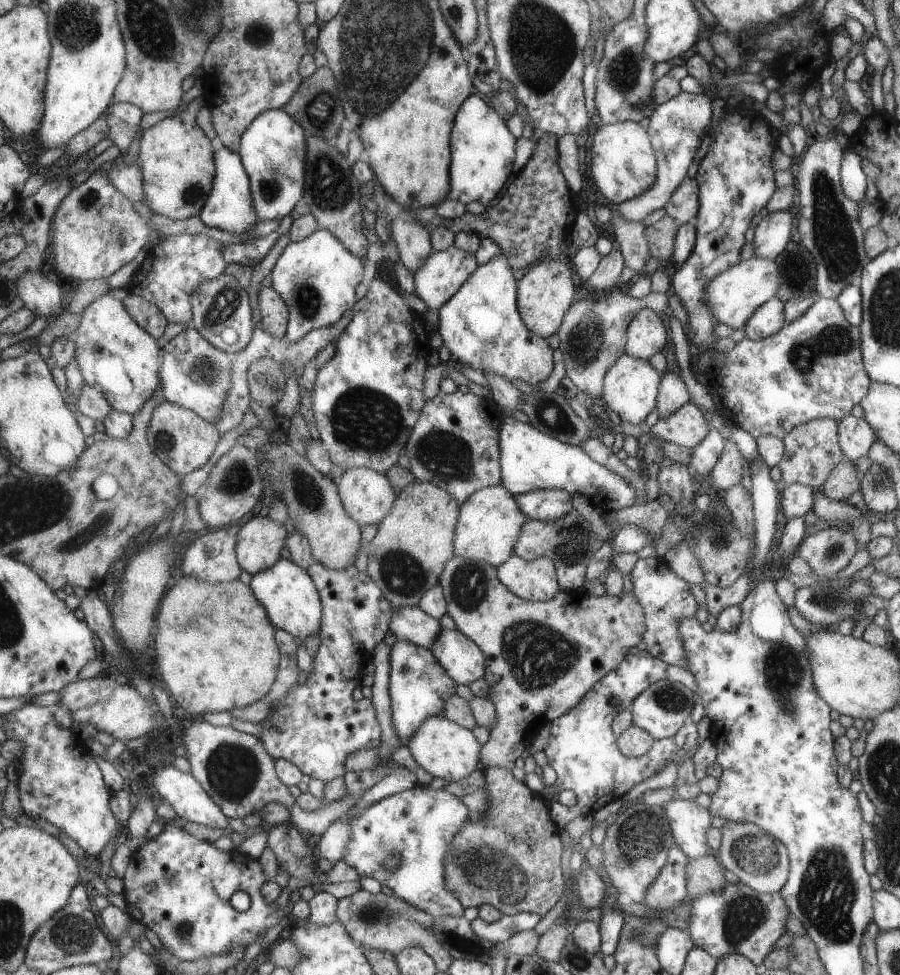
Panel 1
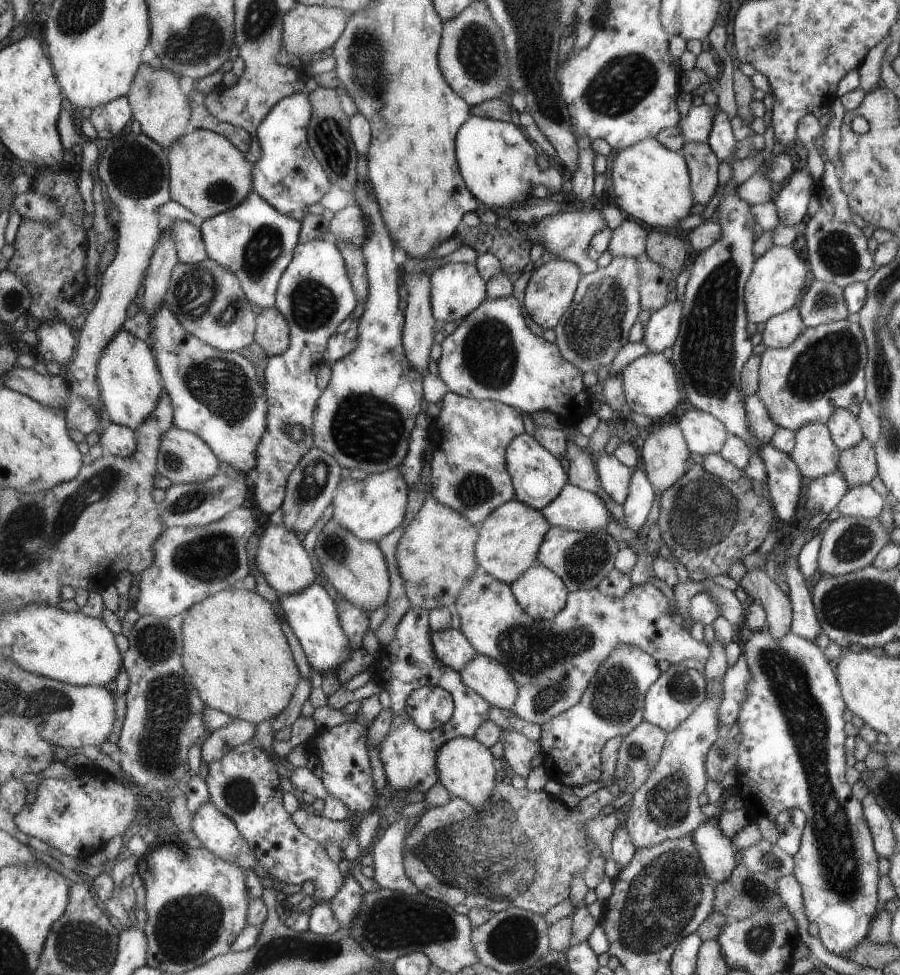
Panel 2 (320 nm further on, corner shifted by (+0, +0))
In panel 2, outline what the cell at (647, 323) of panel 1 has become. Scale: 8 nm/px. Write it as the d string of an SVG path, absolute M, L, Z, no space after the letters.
M669 298L659 310L649 315L643 341L651 352L661 352L676 342L682 318L683 302L675 298Z

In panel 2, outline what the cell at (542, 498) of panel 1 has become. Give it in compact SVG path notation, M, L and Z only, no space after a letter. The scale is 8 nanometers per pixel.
M571 484L552 503L541 510L552 527L570 531L596 531L607 528L613 519L605 502L592 493Z

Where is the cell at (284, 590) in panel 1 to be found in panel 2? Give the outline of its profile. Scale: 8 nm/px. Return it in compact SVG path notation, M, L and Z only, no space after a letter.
M317 582L306 588L302 593L292 595L279 595L280 606L290 622L297 638L301 641L307 653L312 668L319 674L326 674L340 666L351 658L350 640L340 621L338 604L329 596L329 592Z

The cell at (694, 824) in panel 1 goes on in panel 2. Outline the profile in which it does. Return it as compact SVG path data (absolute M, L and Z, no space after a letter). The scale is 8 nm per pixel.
M717 817L711 818L691 832L705 872L715 884L725 882L738 862L737 849L717 825Z

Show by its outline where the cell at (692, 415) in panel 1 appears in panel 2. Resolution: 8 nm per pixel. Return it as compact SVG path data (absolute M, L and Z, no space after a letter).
M699 409L686 411L677 423L688 452L701 455L718 453L729 435L728 429L717 417Z

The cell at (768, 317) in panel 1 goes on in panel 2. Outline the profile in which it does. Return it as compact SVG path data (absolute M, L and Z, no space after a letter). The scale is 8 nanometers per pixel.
M799 308L770 316L761 332L762 344L767 349L782 349L788 347L805 328Z

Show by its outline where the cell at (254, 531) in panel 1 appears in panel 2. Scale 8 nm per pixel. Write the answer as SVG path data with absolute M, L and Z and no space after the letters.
M284 524L269 525L259 538L259 548L255 557L255 564L263 574L268 584L279 595L292 595L302 593L309 588L315 579L315 568L311 564L309 552L305 550L303 542L294 530L288 529Z

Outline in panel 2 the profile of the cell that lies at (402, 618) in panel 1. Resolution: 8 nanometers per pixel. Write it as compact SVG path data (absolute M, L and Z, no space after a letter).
M460 629L433 631L432 641L438 659L460 673L480 655L472 641Z

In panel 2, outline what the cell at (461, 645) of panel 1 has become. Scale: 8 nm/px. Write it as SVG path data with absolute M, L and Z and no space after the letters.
M480 654L462 669L461 674L465 684L484 696L492 706L498 706L506 712L514 710L520 684L501 661Z

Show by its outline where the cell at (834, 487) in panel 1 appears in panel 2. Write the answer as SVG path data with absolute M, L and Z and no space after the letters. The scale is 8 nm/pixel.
M862 438L854 447L840 451L838 471L848 484L848 488L871 482L877 475L874 446Z

